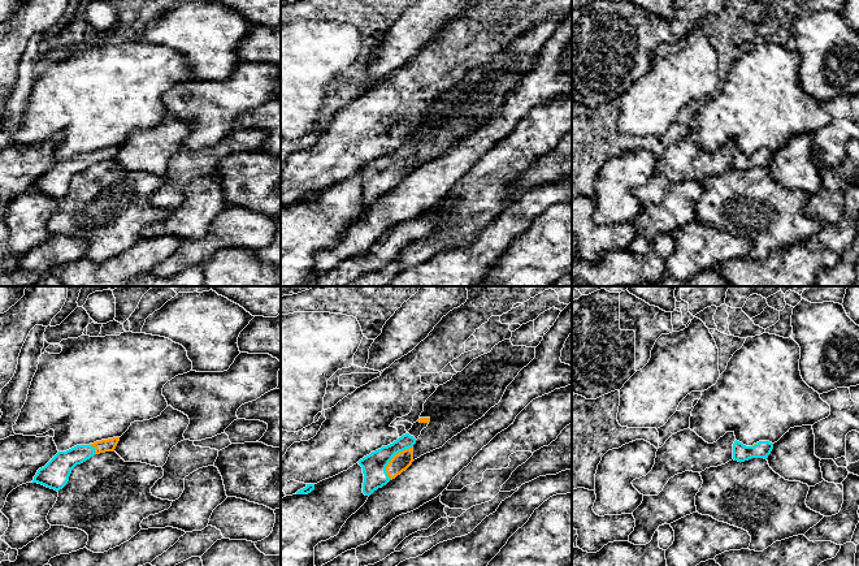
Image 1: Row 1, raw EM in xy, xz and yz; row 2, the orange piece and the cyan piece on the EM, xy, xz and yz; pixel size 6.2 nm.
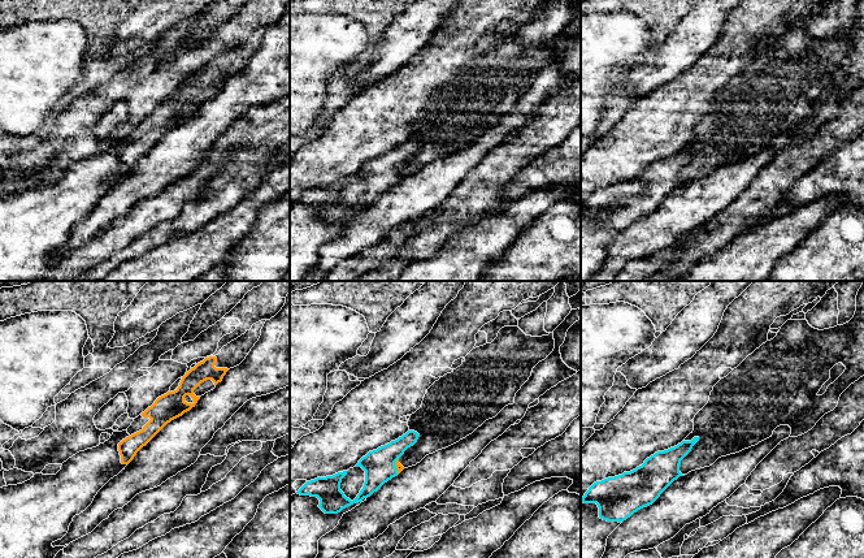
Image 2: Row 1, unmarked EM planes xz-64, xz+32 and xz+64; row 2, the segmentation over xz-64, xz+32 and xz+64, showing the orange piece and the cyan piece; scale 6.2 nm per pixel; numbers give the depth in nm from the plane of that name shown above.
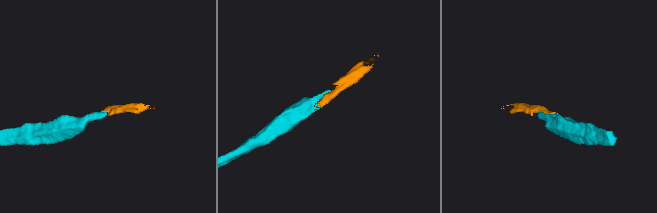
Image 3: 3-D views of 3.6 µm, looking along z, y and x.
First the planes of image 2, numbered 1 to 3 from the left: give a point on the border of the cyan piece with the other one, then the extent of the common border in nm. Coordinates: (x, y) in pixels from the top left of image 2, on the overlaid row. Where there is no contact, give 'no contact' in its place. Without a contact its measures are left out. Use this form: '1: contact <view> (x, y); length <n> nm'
1: no contact
2: contact xz+32 (395, 466); length 100 nm
3: no contact

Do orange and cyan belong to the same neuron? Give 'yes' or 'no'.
yes

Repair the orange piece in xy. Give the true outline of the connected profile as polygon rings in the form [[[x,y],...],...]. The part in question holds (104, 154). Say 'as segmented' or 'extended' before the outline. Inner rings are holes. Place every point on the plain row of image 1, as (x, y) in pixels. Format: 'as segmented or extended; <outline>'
extended; [[[120,146],[96,150],[90,154],[77,154],[66,160],[58,160],[44,176],[39,177],[32,191],[42,193],[47,196],[62,198],[71,182],[71,178],[95,163],[114,160]]]

